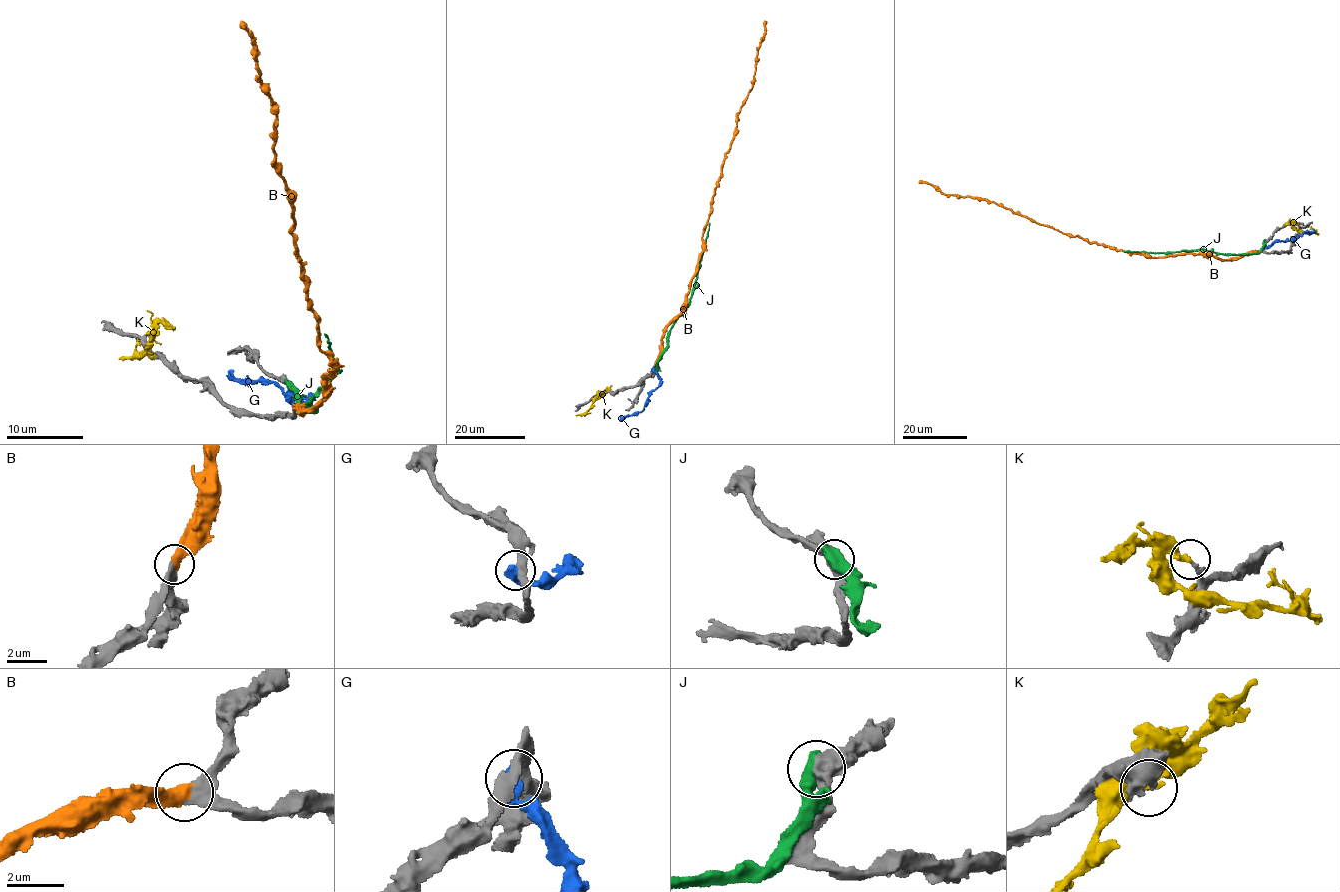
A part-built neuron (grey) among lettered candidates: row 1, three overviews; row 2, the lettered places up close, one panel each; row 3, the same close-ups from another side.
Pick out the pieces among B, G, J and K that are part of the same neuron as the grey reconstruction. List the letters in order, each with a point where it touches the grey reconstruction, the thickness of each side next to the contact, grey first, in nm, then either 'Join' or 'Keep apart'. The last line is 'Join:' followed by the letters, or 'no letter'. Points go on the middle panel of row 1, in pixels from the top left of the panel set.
B: Touches grey at (655, 363). Thickness 360 nm (grey) against 480 nm. Join
G: Touches grey at (653, 368). Thickness 360 nm (grey) against 550 nm. Keep apart
J: Touches grey at (656, 369). Thickness 550 nm (grey) against 700 nm. Keep apart
K: Touches grey at (598, 398). Thickness 170 nm (grey) against 260 nm. Keep apart
Join: B

